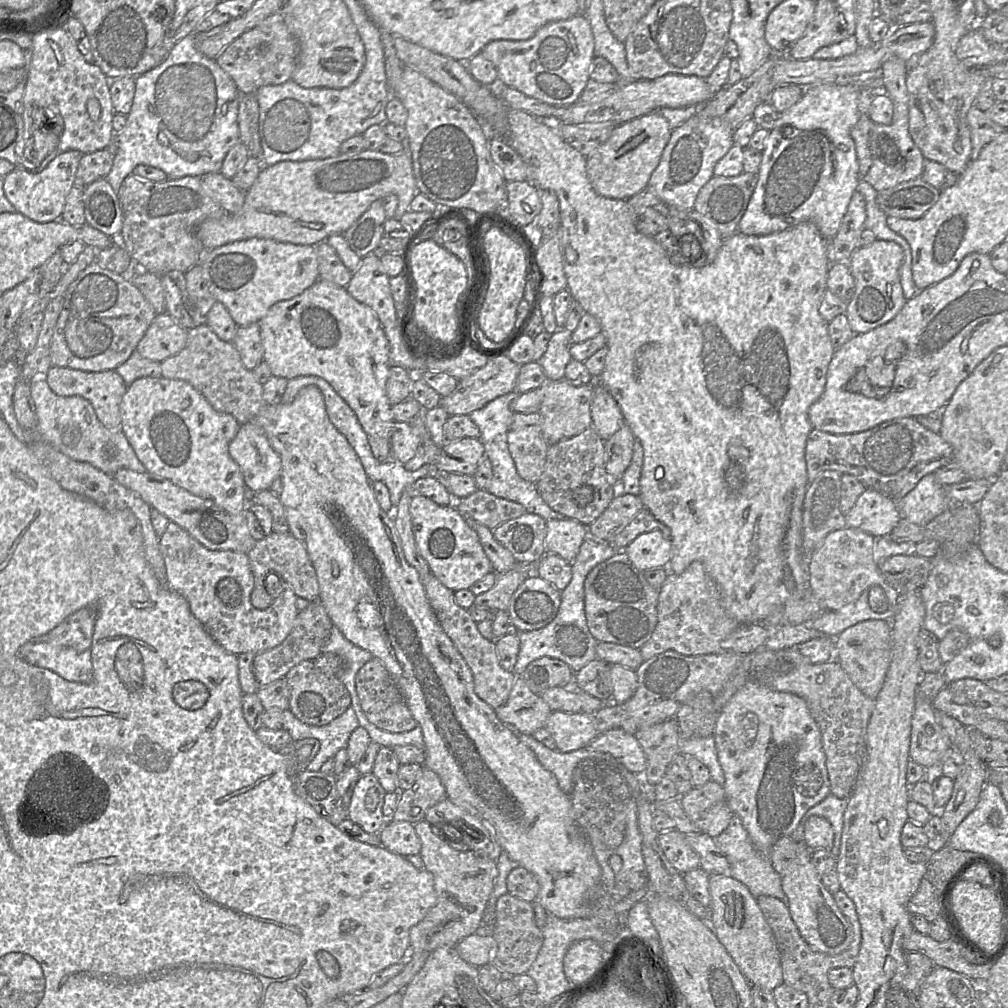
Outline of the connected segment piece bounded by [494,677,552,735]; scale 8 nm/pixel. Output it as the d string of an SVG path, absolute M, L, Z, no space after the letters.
M522 677L515 679L507 702L494 710L503 724L512 724L520 733L529 735L545 727L552 712L541 696L529 689Z

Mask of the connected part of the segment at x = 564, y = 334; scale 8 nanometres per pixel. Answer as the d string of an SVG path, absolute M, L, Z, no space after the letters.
M559 328L555 331L548 343L547 350L538 360L547 379L557 381L564 379L565 369L572 359L569 348L572 332Z

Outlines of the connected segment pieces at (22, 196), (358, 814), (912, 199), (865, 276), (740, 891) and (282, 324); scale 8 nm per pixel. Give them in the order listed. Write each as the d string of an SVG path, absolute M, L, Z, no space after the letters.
M78 150L65 151L38 172L15 168L3 177L5 196L18 213L35 222L46 223L60 220L66 197L74 186L75 175L83 155Z
M371 772L357 781L348 808L348 819L368 833L378 834L387 818L382 808L387 791Z
M919 177L878 192L876 202L887 216L918 219L938 201L940 193Z
M876 239L867 246L857 248L848 260L855 281L855 292L845 315L854 334L867 333L889 322L907 302L900 282L903 259L903 249L897 243Z
M729 874L710 876L709 893L709 924L717 939L751 986L773 992L783 983L780 955L773 932L756 899L743 883Z
M319 279L300 295L274 304L258 323L264 350L263 360L272 376L289 380L313 375L325 379L354 411L368 436L390 439L394 426L392 405L386 392L390 345L379 319L368 306L355 300L346 287Z

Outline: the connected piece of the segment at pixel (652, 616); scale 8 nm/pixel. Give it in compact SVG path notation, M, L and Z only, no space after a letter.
M617 551L597 564L584 582L585 615L590 633L598 642L640 649L651 637L658 621L659 590L645 579L625 551Z

